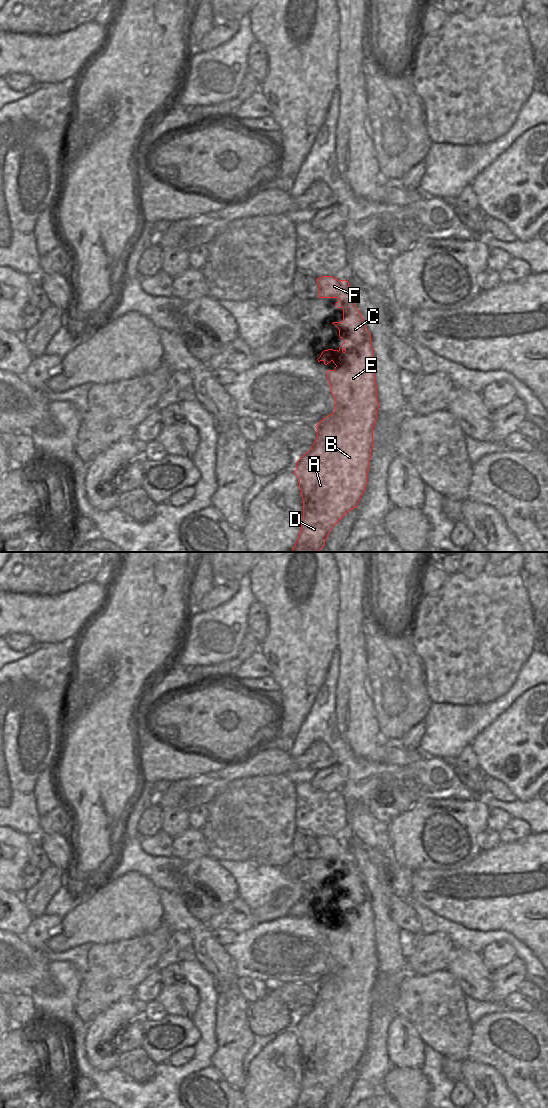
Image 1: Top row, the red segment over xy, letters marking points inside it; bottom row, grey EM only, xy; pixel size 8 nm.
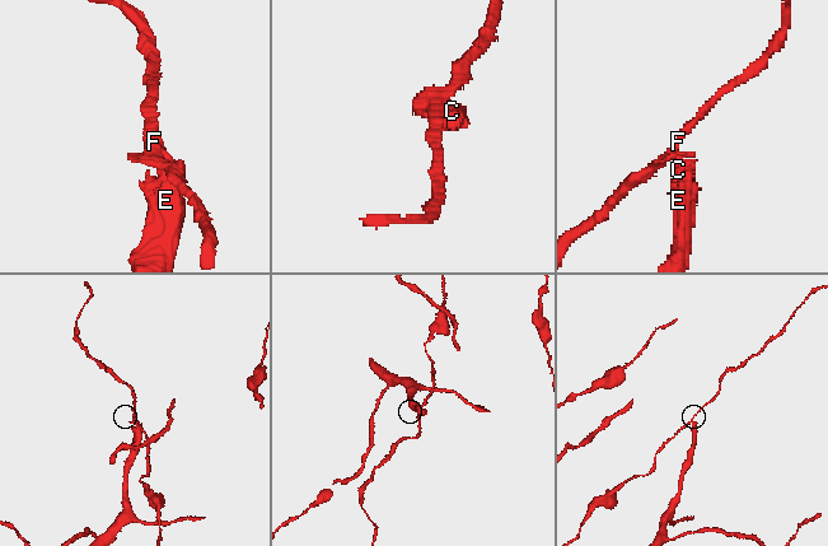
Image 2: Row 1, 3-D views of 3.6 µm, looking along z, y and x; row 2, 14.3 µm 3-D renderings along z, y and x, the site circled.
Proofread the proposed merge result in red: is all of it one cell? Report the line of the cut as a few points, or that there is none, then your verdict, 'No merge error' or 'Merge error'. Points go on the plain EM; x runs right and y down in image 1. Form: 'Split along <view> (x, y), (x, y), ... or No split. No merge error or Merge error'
Split along xy (354, 861), (351, 861), (348, 864), (348, 868), (343, 870). Merge error.

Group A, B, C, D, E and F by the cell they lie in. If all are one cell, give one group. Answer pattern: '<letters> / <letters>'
A B C D E / F

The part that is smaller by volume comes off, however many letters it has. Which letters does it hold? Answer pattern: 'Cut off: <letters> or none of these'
Cut off: F

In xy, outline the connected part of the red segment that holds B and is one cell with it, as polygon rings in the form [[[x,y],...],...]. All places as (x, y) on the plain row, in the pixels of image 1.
[[[355,862],[349,863],[349,869],[343,870],[343,881],[333,882],[339,889],[339,897],[344,900],[343,904],[338,910],[328,909],[324,910],[320,917],[317,919],[318,922],[323,921],[325,925],[331,921],[336,925],[334,930],[327,931],[327,939],[331,947],[331,953],[335,959],[335,971],[323,978],[315,987],[317,989],[317,997],[315,1003],[311,1009],[304,1014],[297,1021],[297,1029],[293,1032],[299,1039],[299,1049],[301,1051],[301,1057],[303,1059],[303,1079],[301,1081],[301,1091],[299,1097],[293,1108],[323,1108],[325,1101],[331,1091],[331,1089],[352,1069],[357,1068],[357,1065],[365,1051],[367,1045],[367,1033],[369,1031],[369,1021],[371,1019],[371,1011],[373,1007],[373,989],[375,987],[375,981],[377,979],[377,971],[379,969],[379,961],[377,959],[377,945],[375,943],[375,919],[373,917],[373,907],[371,905],[371,895],[363,881],[363,877],[357,869]]]

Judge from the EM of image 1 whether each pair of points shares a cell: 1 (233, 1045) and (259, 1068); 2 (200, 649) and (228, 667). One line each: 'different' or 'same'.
1: different
2: different

